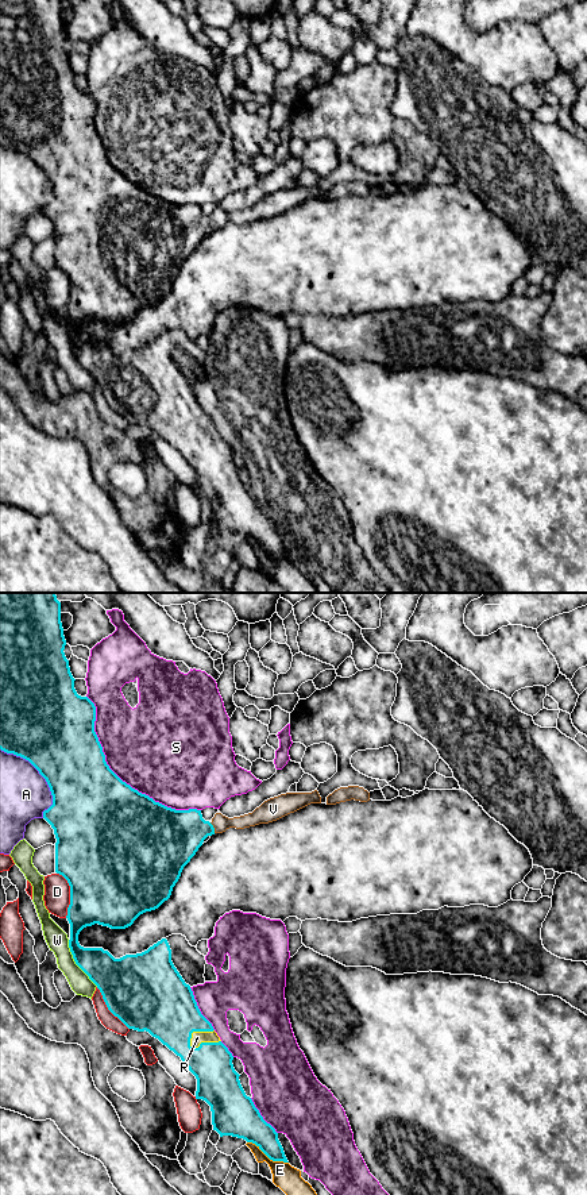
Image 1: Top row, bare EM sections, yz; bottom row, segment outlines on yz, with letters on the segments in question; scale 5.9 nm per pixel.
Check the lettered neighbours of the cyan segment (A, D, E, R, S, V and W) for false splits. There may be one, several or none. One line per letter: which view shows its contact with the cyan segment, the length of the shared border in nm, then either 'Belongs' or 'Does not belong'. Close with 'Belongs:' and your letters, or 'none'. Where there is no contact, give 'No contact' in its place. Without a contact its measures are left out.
A: Touches cyan in yz. Shared border 480 nm. Does not belong
D: Touches cyan in yz. Shared border 280 nm. Does not belong
E: Touches cyan in yz. Shared border 280 nm. Does not belong
R: Touches cyan in yz. Shared border 190 nm. Belongs
S: Touches cyan in yz. Shared border 950 nm. Does not belong
V: Touches cyan in yz. Shared border 70 nm. Belongs
W: Touches cyan in yz. Shared border 340 nm. Does not belong
Belongs: R, V

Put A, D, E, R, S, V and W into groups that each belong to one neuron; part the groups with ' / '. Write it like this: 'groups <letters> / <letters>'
groups A / D / E / R V / S / W

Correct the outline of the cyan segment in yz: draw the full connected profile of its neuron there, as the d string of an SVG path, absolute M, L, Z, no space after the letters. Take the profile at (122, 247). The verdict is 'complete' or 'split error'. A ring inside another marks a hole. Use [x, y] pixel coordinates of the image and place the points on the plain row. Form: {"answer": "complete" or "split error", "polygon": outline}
{"answer": "split error", "polygon": "M0 0L0 144L7 149L13 149L28 155L39 169L46 174L51 190L53 190L53 200L43 207L43 213L51 220L54 224L54 230L57 234L55 238L55 267L62 270L69 281L70 281L70 300L67 302L67 316L70 319L70 335L69 343L73 350L76 359L89 371L89 374L97 381L100 385L103 394L108 402L108 405L117 412L128 424L134 424L138 427L148 427L152 432L158 433L163 440L166 440L170 446L173 446L177 451L181 452L184 459L189 463L189 466L197 474L197 486L196 494L202 494L211 501L212 506L212 520L213 525L216 525L220 532L223 531L232 531L237 533L243 533L247 537L255 539L270 555L273 556L283 556L289 558L283 543L278 535L278 528L275 524L267 519L263 512L260 510L259 505L255 502L252 494L246 490L240 475L239 469L235 466L232 455L233 451L228 446L228 443L221 437L220 432L215 427L212 419L201 409L197 397L194 394L193 386L189 379L185 378L177 363L171 356L171 344L166 334L162 334L147 346L136 350L125 350L120 354L115 354L108 346L103 343L84 343L78 338L80 327L94 319L108 321L111 324L125 324L134 319L134 316L143 308L151 307L158 304L165 296L167 296L171 290L173 282L178 277L184 262L190 257L190 254L196 250L198 243L202 240L204 235L208 231L215 228L223 228L229 223L244 224L250 221L255 221L259 219L269 219L277 216L290 208L294 208L310 198L321 198L321 192L317 185L312 188L286 188L278 192L270 193L264 196L259 203L256 203L252 208L228 213L221 208L216 208L212 216L205 216L202 213L201 205L189 204L189 205L175 205L167 203L159 197L155 197L146 189L139 188L138 185L132 184L130 180L123 177L107 159L105 150L103 147L103 142L99 136L99 132L94 127L94 116L96 116L96 101L88 92L81 92L77 89L74 84L74 73L70 68L69 55L65 51L65 41L66 35L63 31L63 23L61 18L61 0Z"}

